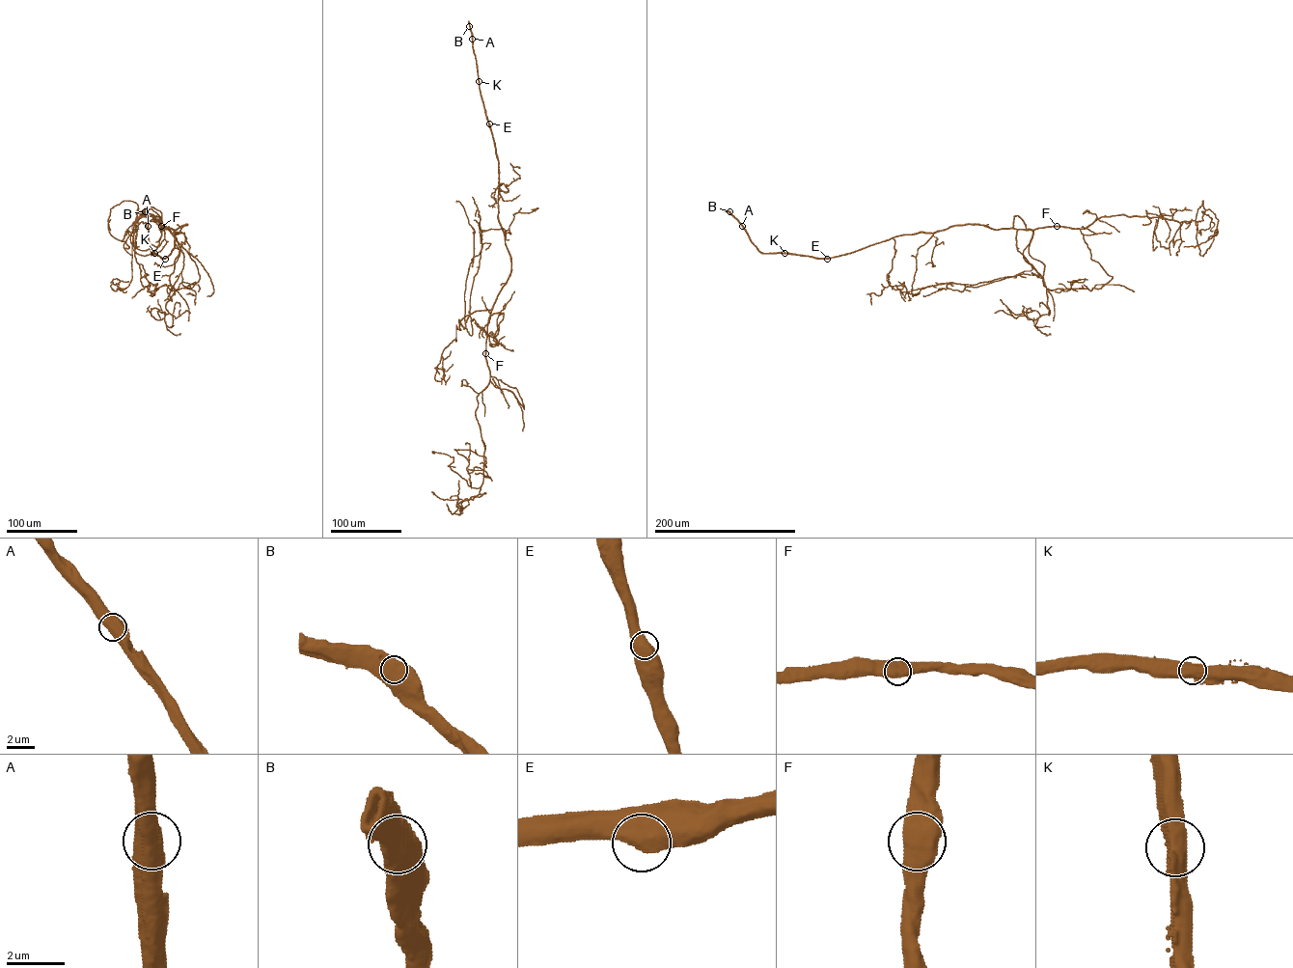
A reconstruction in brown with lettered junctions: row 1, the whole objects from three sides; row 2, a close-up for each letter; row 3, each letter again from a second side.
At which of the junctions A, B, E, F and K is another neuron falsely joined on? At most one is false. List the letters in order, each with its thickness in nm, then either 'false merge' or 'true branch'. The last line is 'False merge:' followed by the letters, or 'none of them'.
A: 700 nm | true branch
B: 800 nm | true branch
E: 700 nm | true branch
F: 800 nm | true branch
K: 750 nm | true branch
False merge: none of them

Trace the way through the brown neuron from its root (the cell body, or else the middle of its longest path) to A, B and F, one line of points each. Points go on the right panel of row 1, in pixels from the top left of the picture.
A: (1003, 229), (955, 225), (933, 233), (898, 235), (849, 253), (816, 258), (761, 253), (742, 226)
B: (1003, 229), (955, 225), (933, 233), (898, 235), (849, 253), (816, 258), (761, 253), (729, 211)
F: (1003, 229), (1034, 230), (1057, 226)

